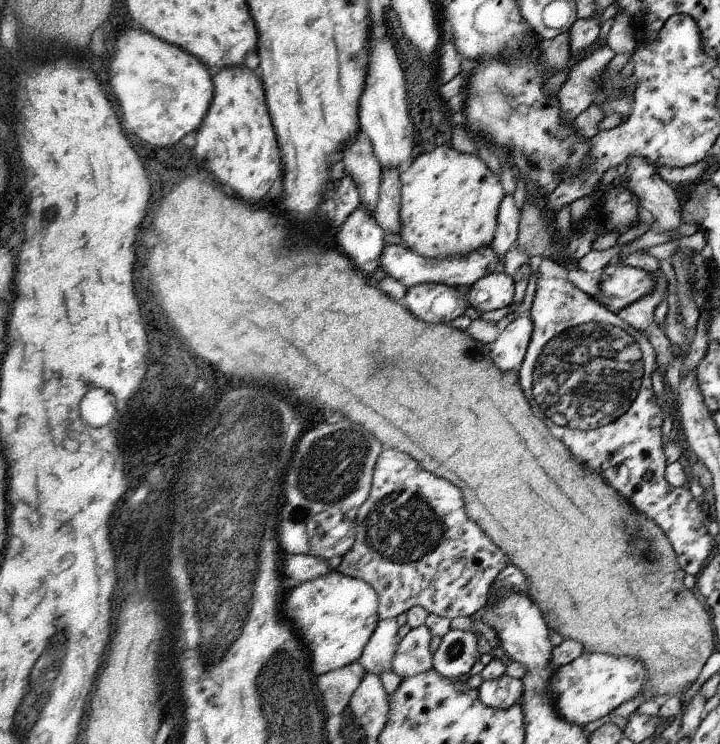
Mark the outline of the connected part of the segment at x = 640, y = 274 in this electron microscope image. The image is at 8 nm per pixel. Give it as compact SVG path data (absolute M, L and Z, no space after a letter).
M609 262L601 272L599 296L595 296L595 300L611 312L613 308L615 312L617 310L621 312L625 306L653 292L653 286L655 286L655 278L649 272L641 268Z

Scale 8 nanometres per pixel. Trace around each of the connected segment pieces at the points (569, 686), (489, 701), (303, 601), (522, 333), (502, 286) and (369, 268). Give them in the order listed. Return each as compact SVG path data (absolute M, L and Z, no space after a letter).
M581 654L567 666L557 668L551 684L551 696L559 716L563 716L569 724L583 728L587 722L597 718L609 718L621 702L635 698L639 690L643 690L645 680L647 674L639 662L605 654Z
M503 674L495 680L481 682L477 692L479 692L479 698L483 700L483 704L497 708L497 710L507 710L523 696L523 682Z
M333 570L311 582L289 586L287 598L283 598L283 616L309 650L311 672L321 676L351 666L361 658L379 622L379 596L371 584Z
M523 310L513 322L509 322L503 332L493 340L491 346L491 362L499 372L509 374L521 368L525 358L529 340L533 332L533 322L529 318L529 310Z
M491 272L485 274L483 278L479 278L479 282L475 282L469 290L467 290L467 304L469 308L483 312L489 310L497 310L497 308L505 308L513 302L515 296L515 280L503 272Z
M363 202L353 210L353 214L343 222L343 226L337 230L337 244L341 246L341 250L351 258L353 266L359 268L363 274L373 274L381 264L381 252L383 252L383 234L385 230L379 226L379 222L375 220L373 212L367 210L367 206L363 206Z

